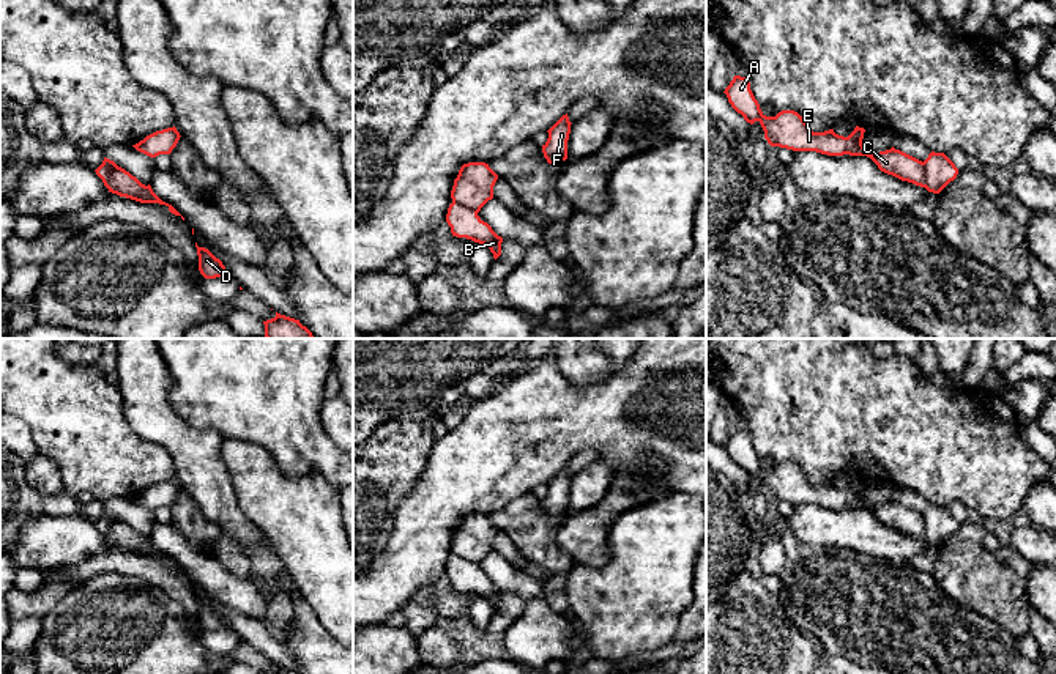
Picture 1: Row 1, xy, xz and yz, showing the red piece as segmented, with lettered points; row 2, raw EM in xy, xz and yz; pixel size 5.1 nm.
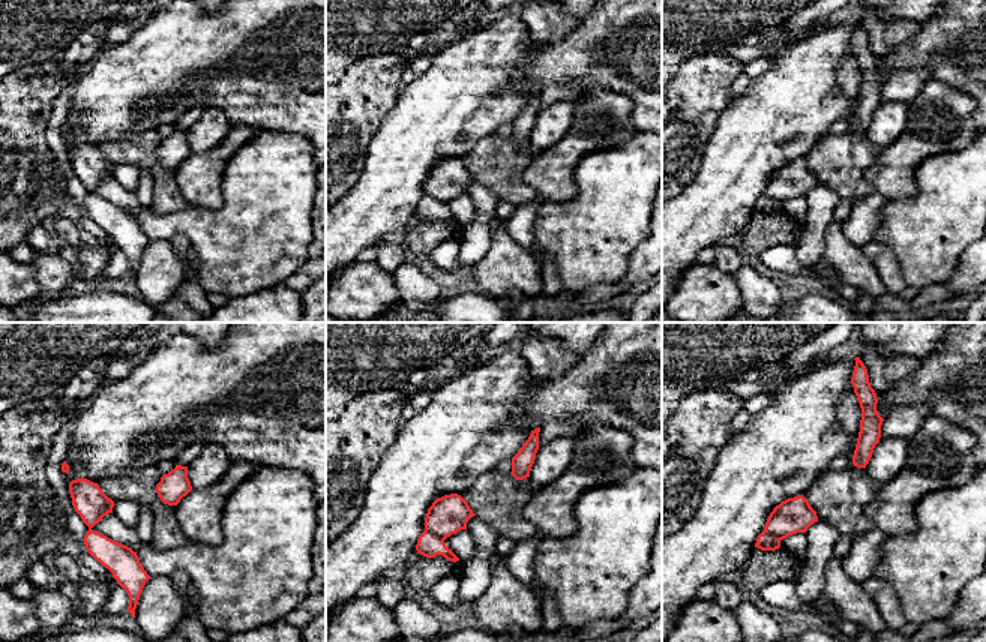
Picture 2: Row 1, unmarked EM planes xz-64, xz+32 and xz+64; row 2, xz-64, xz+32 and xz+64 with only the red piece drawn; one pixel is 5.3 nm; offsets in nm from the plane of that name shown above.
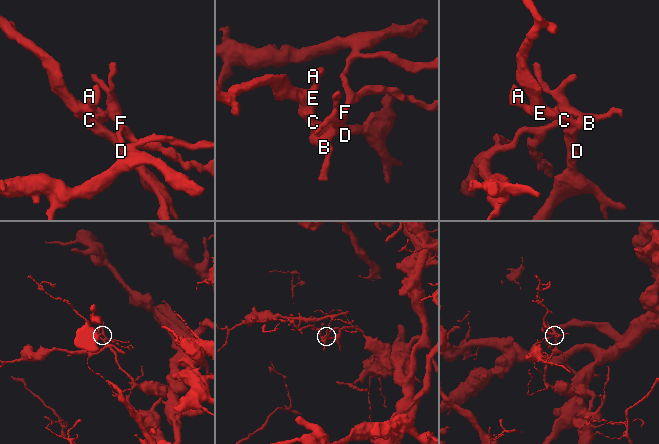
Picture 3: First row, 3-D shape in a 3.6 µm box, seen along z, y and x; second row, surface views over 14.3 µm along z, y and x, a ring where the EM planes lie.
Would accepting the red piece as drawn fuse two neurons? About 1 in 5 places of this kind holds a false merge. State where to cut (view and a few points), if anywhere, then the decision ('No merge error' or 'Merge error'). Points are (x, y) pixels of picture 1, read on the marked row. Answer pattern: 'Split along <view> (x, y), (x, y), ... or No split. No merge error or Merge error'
Split along yz (922, 162), (927, 188). Merge error

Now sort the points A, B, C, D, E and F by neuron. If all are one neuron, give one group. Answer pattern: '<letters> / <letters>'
A C D E / B F

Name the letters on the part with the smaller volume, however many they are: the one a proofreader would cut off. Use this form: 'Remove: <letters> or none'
Remove: B, F

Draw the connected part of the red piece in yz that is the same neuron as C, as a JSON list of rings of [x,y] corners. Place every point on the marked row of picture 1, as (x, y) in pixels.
[[[734,76],[723,91],[731,107],[750,124],[758,121],[764,131],[764,139],[771,146],[793,151],[816,151],[827,156],[867,156],[881,172],[902,181],[925,187],[925,165],[922,161],[895,150],[868,154],[862,145],[864,128],[856,126],[848,135],[838,135],[834,129],[813,132],[804,118],[794,110],[782,110],[775,117],[766,117],[755,99],[750,82]]]

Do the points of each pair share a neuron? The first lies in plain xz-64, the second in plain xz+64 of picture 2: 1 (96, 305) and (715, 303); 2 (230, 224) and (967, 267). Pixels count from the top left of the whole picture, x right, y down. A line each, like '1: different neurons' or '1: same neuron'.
1: different neurons
2: different neurons

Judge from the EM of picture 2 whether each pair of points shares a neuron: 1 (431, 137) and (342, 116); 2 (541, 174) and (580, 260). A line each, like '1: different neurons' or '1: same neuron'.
1: different neurons
2: different neurons

